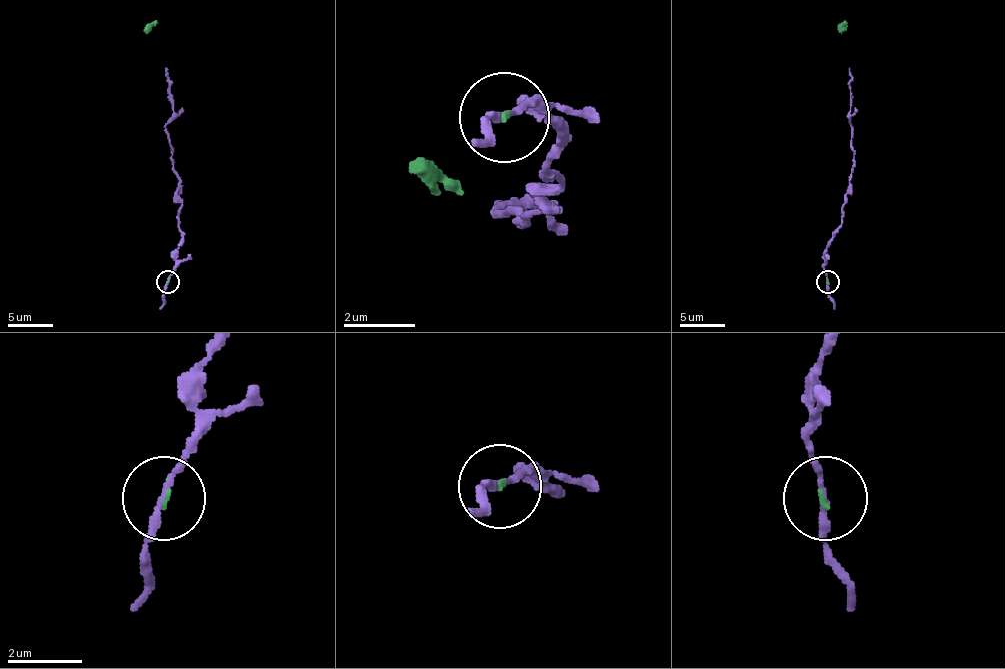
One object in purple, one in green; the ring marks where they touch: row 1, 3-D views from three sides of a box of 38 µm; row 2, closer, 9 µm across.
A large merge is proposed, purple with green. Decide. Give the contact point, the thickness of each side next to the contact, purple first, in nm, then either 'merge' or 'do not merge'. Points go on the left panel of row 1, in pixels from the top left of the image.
at (168, 281); 170 nm thick on the purple side, 60 nm on the other; merge

